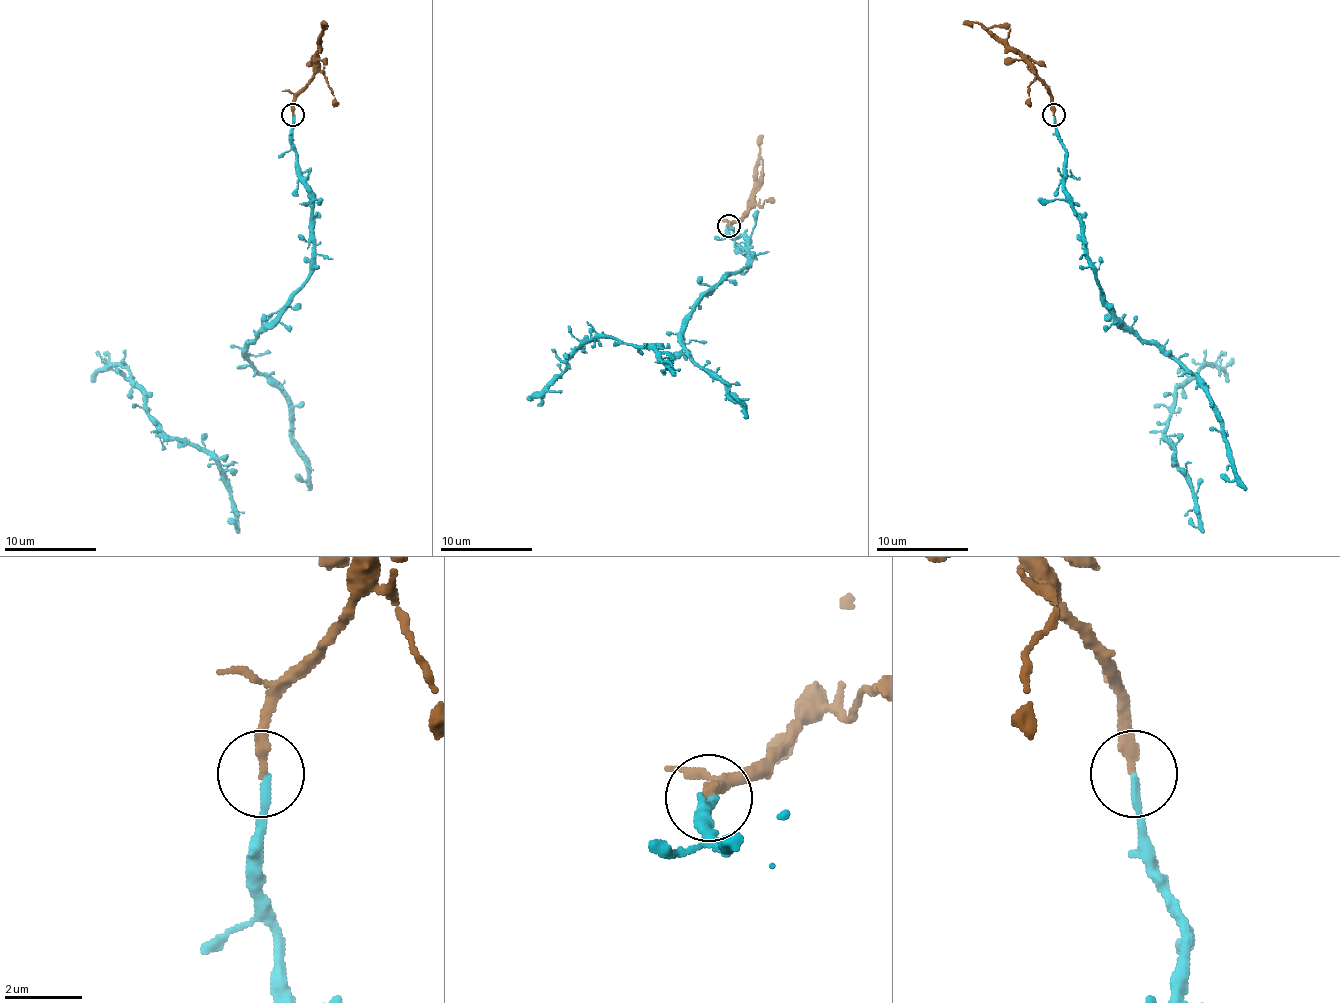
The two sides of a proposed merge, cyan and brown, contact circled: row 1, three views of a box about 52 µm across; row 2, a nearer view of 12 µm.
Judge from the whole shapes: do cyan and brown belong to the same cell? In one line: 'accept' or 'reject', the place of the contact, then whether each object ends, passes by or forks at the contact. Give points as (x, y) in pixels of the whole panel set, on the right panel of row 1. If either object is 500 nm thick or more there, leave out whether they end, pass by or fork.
accept; place (1054, 115); cyan ends; brown ends

